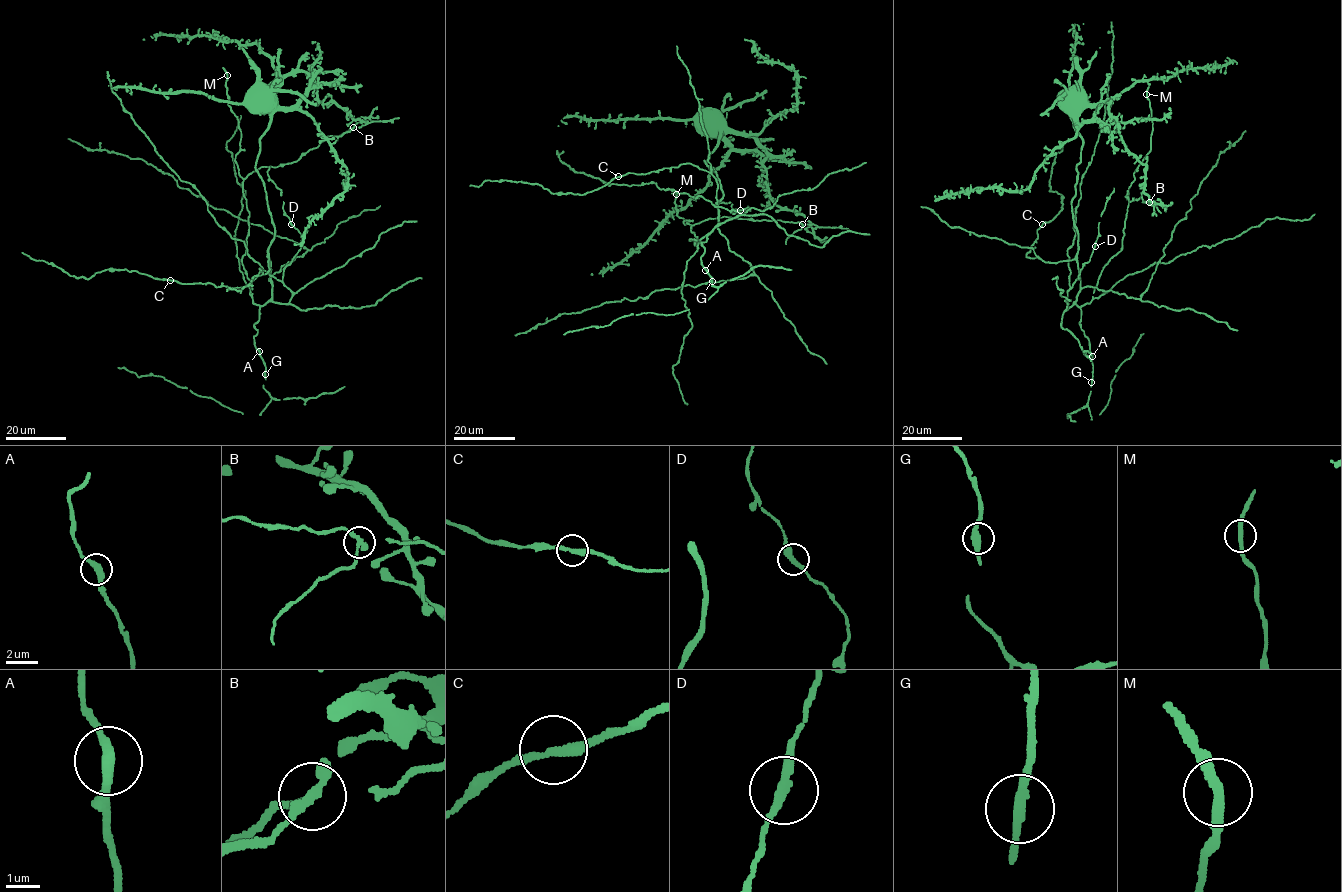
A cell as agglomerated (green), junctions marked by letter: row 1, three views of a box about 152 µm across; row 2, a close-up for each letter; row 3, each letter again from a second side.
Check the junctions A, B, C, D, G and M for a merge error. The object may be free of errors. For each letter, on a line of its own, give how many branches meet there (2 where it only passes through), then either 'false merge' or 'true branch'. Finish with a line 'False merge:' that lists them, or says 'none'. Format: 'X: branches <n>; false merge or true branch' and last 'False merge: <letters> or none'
A: branches 2; true branch
B: branches 2; false merge
C: branches 2; true branch
D: branches 2; true branch
G: branches 2; true branch
M: branches 2; true branch
False merge: B

